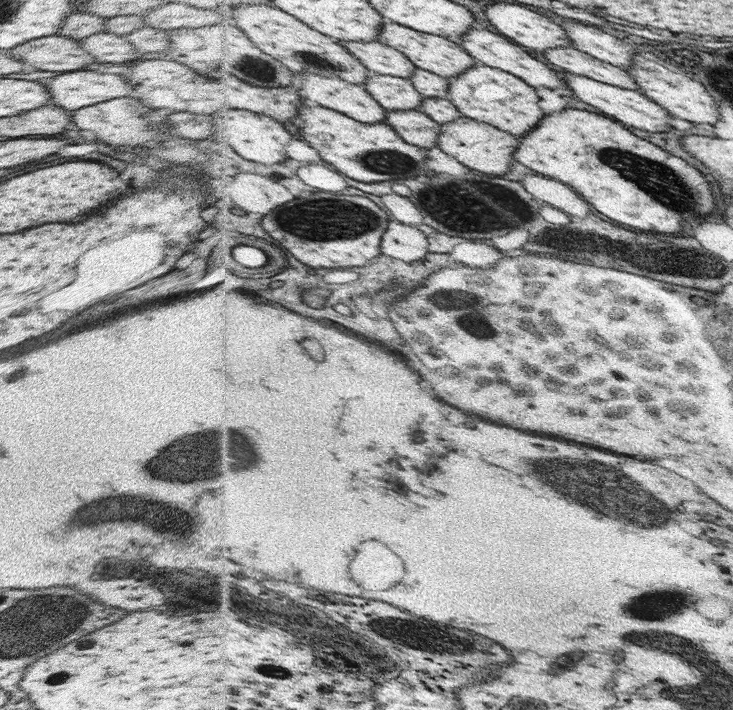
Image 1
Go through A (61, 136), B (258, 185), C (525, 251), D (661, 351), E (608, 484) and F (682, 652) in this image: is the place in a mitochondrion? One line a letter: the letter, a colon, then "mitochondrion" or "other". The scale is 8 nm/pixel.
A: other
B: other
C: other
D: other
E: mitochondrion
F: mitochondrion

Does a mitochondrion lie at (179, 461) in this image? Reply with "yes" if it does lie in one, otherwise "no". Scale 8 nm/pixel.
yes

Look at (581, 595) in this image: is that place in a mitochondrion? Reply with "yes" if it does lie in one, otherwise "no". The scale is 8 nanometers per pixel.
no

